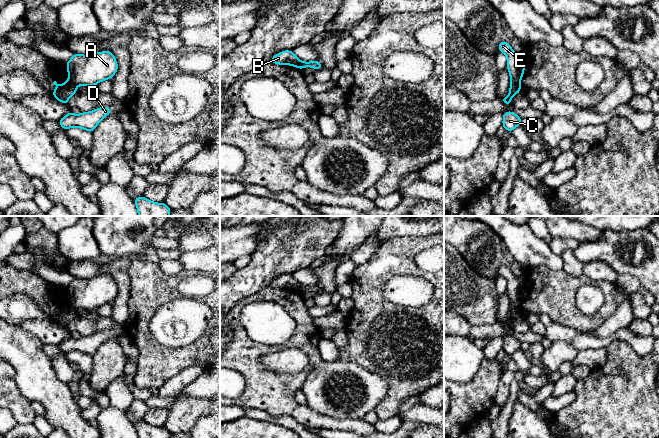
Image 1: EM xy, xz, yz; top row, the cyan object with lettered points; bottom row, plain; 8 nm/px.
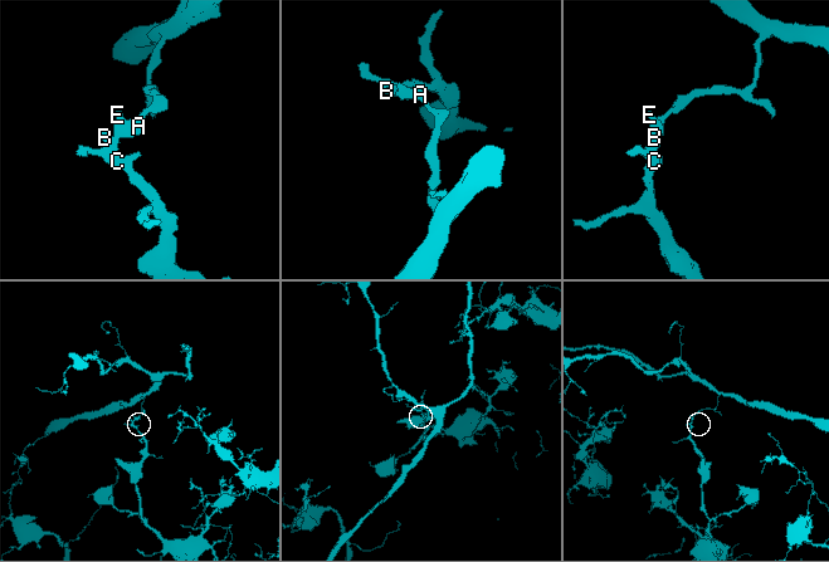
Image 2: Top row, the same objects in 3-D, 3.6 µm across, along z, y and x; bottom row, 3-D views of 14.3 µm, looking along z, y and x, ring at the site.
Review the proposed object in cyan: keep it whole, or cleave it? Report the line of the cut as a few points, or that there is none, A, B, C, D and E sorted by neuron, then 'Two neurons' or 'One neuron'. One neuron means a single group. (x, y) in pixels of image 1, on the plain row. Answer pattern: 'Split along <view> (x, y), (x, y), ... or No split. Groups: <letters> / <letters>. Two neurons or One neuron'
Split along yz (511, 305), (519, 308). Groups: A E / B C D. Two neurons

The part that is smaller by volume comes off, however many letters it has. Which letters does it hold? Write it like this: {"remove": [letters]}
{"remove": ["A", "E"]}

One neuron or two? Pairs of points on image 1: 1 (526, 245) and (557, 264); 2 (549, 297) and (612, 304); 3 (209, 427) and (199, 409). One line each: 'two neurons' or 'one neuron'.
1: one neuron
2: one neuron
3: two neurons

